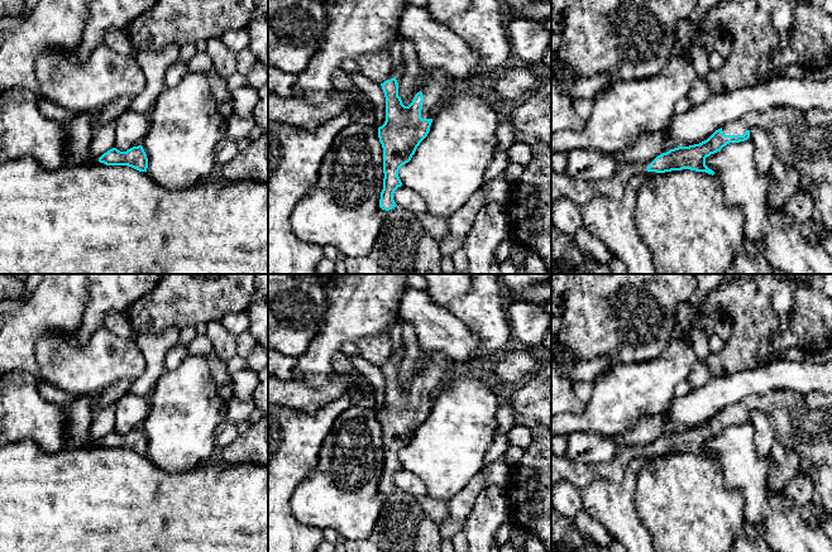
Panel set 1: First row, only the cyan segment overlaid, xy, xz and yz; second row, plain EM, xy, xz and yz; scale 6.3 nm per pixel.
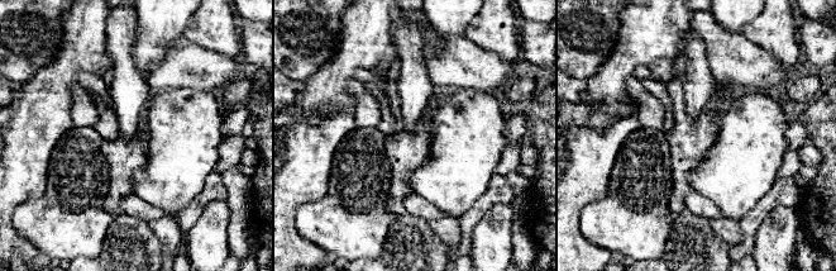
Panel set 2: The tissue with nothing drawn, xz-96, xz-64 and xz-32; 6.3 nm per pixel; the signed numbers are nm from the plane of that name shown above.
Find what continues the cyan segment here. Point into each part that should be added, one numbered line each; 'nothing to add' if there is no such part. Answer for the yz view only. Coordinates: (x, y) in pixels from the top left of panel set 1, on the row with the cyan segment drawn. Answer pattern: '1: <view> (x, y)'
1: yz (803, 138)
2: yz (563, 186)

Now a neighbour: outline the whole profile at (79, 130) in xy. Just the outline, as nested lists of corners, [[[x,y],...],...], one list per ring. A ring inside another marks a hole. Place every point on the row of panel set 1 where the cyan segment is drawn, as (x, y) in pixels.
[[[73,114],[73,117],[67,123],[62,123],[61,126],[64,131],[66,149],[66,155],[62,167],[75,167],[91,163],[91,114]]]

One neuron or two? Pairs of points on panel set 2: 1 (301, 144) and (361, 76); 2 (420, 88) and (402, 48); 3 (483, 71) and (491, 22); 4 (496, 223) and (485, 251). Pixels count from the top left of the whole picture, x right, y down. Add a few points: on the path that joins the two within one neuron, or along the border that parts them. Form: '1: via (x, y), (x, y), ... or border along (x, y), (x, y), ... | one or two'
1: border along (371, 72), (359, 69), (353, 77) | two
2: via (414, 77), (410, 58) | one
3: border along (462, 36), (505, 60), (515, 61) | two
4: via (495, 229), (491, 245) | one

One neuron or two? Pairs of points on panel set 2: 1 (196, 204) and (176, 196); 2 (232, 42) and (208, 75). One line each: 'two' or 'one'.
1: two
2: two

